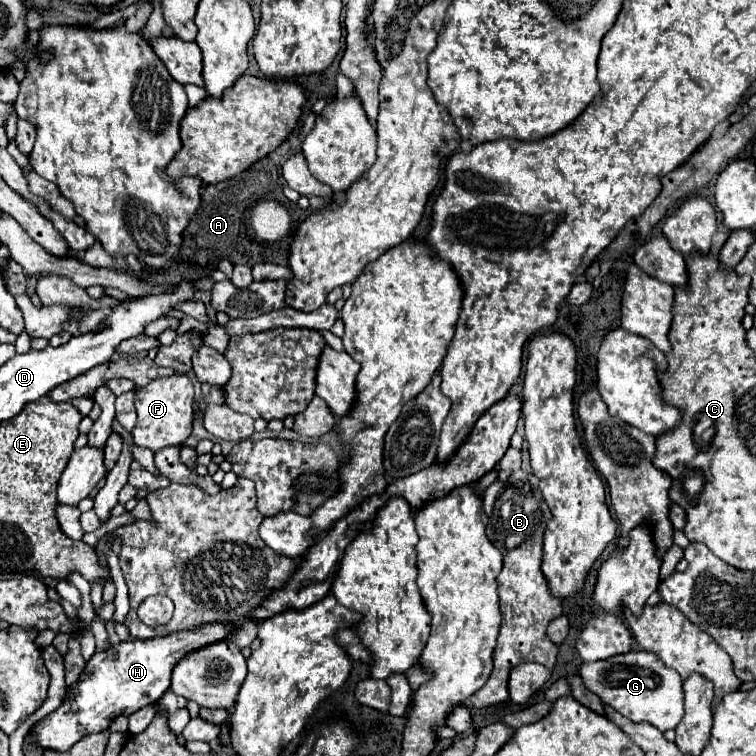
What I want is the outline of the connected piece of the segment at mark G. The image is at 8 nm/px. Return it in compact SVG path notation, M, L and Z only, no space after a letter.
M629 651L601 659L597 663L581 663L579 677L583 685L593 691L605 705L613 707L633 723L649 723L659 731L675 729L683 717L683 691L681 677L667 667L659 657L649 651Z

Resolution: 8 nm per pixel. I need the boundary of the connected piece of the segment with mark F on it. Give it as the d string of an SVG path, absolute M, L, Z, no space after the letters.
M171 375L153 379L147 387L135 389L135 409L137 423L133 429L133 439L139 447L159 451L169 445L181 445L189 435L193 425L193 385L187 375Z

